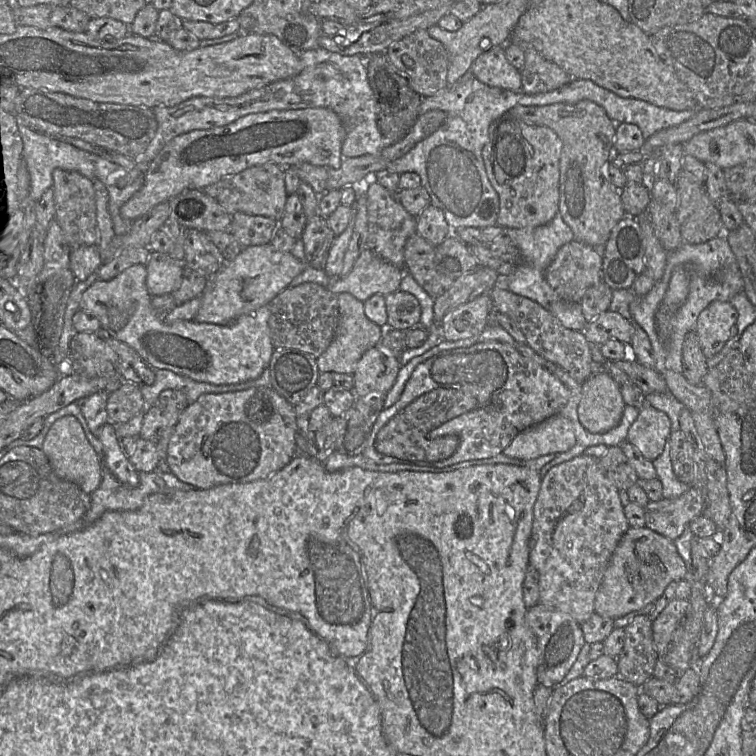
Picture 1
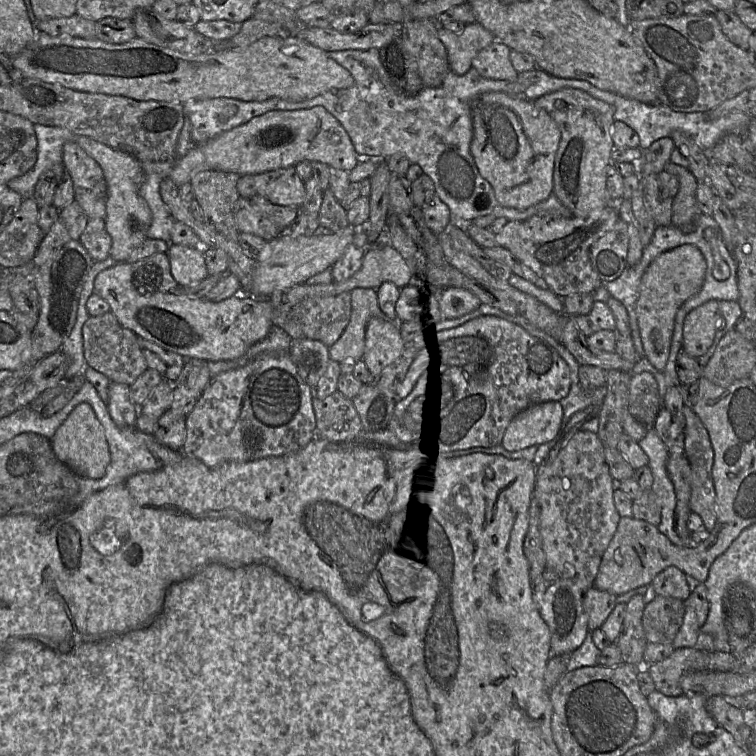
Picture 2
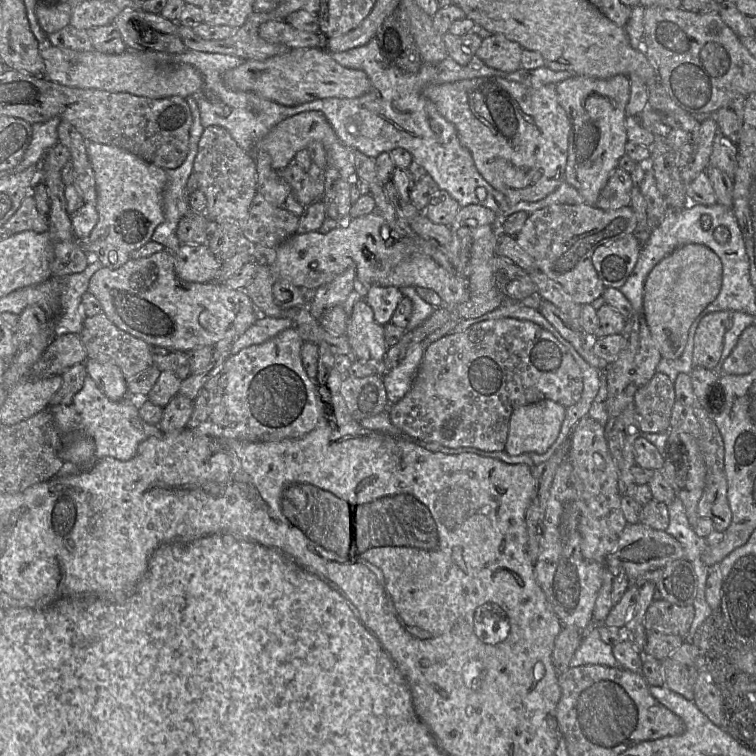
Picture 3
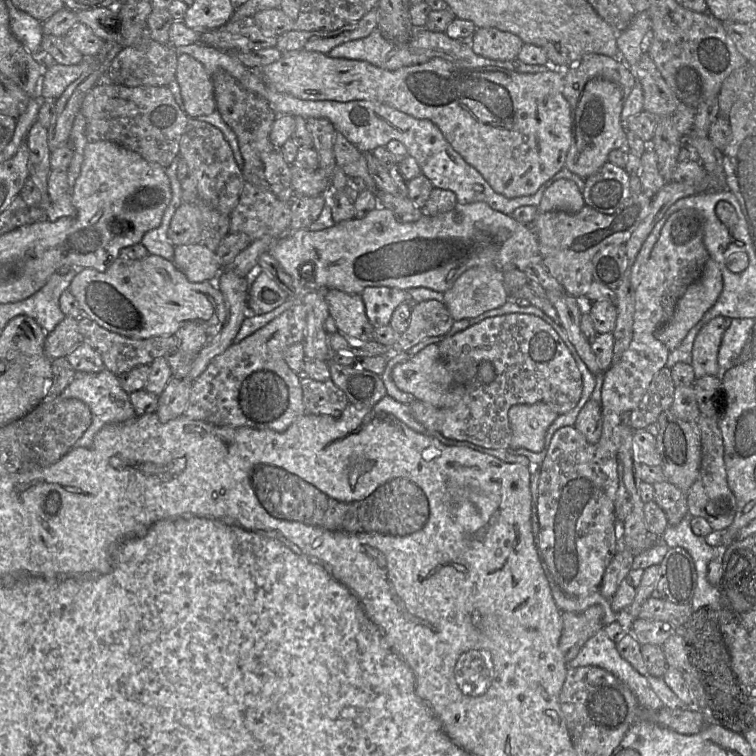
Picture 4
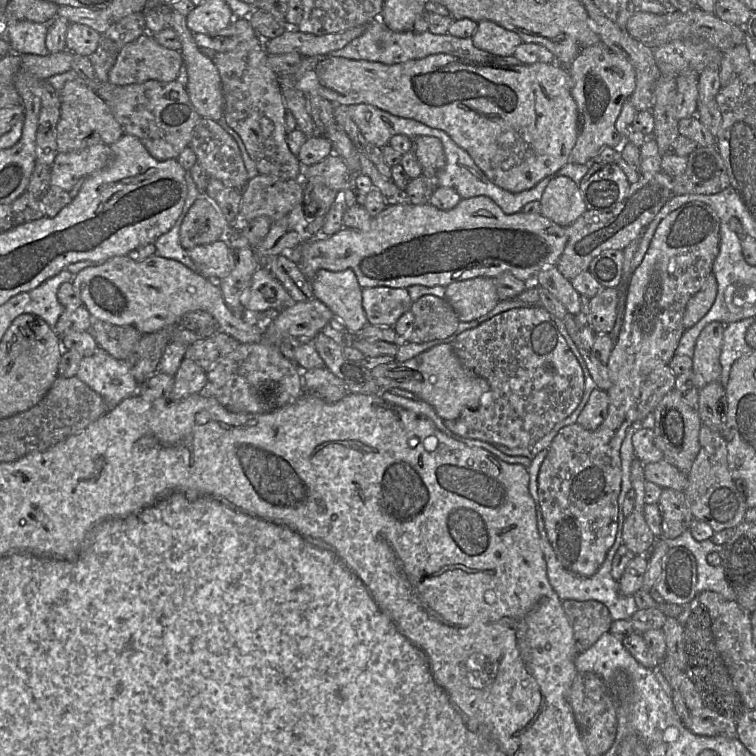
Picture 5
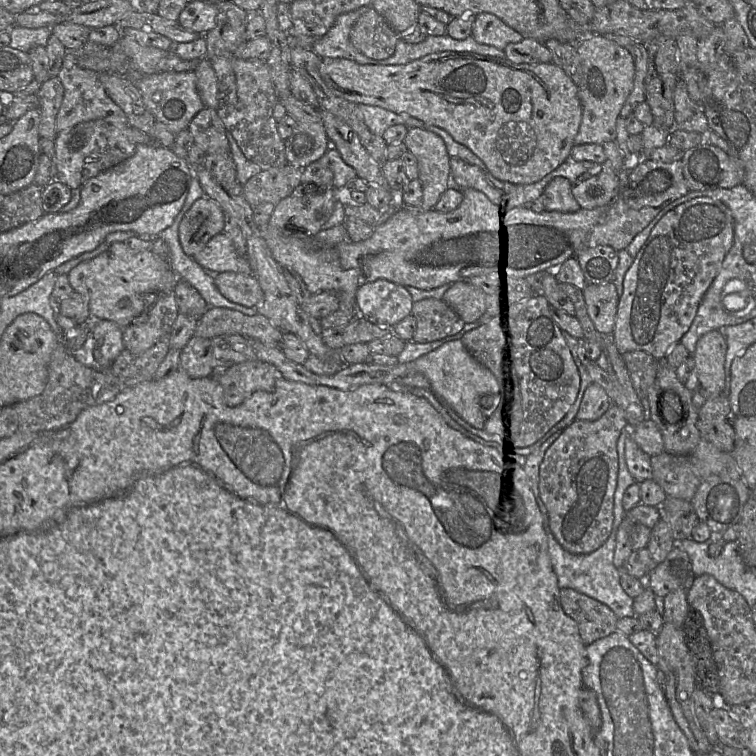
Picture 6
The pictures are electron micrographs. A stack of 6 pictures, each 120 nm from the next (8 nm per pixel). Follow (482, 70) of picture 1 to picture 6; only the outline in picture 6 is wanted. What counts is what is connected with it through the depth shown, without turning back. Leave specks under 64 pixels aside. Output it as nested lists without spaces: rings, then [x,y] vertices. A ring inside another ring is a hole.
[[[490,13],[474,16],[471,37],[479,44],[493,46],[502,51],[508,44],[518,43],[524,39],[520,33]]]

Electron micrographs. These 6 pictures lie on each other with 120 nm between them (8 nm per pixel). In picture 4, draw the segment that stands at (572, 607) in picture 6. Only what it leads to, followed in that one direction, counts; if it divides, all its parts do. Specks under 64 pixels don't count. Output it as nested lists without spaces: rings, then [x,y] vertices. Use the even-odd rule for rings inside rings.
[[[593,605],[582,612],[561,612],[561,616],[563,628],[559,649],[566,662],[569,662],[577,656],[588,639],[604,628],[603,609]]]

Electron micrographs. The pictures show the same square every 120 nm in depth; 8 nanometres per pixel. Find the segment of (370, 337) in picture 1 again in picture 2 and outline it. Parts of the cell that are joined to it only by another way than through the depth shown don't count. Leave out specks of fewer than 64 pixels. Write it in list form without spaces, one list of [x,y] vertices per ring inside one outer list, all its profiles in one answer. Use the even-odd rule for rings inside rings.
[[[365,289],[350,294],[349,322],[339,339],[328,348],[329,361],[339,365],[355,365],[360,361],[364,348],[365,328],[371,318]]]

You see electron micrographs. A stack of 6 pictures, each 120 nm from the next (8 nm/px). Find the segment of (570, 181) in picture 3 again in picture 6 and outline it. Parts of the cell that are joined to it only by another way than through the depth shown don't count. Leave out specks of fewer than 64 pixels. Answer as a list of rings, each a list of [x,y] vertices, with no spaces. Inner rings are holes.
[[[585,35],[578,44],[577,52],[582,64],[582,78],[578,97],[582,105],[582,120],[574,139],[575,145],[615,142],[616,122],[634,86],[635,64],[628,50],[604,35]]]

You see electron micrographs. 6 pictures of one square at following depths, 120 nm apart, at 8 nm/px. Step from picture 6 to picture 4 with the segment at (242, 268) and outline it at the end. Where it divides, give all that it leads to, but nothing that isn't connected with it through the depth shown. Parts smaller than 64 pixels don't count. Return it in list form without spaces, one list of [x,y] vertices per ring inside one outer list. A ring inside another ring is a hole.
[[[200,243],[175,246],[173,263],[194,283],[214,281],[222,270],[215,251]]]

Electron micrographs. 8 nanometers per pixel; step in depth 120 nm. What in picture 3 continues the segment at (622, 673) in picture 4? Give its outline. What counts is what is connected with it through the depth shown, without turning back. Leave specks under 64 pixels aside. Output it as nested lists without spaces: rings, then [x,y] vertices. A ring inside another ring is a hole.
[[[587,626],[582,632],[580,644],[567,667],[573,668],[581,665],[603,665],[611,668],[621,668],[613,655],[612,646],[605,644],[600,639],[597,626]]]

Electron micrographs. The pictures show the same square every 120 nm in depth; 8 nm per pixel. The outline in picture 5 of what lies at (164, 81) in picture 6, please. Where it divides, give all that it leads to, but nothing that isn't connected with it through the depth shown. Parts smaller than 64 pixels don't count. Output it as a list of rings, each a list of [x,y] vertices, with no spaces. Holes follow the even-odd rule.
[[[148,80],[140,84],[116,86],[112,99],[106,103],[124,134],[137,137],[158,161],[177,159],[182,150],[189,146],[193,128],[201,118],[190,102],[186,87],[176,80]]]

